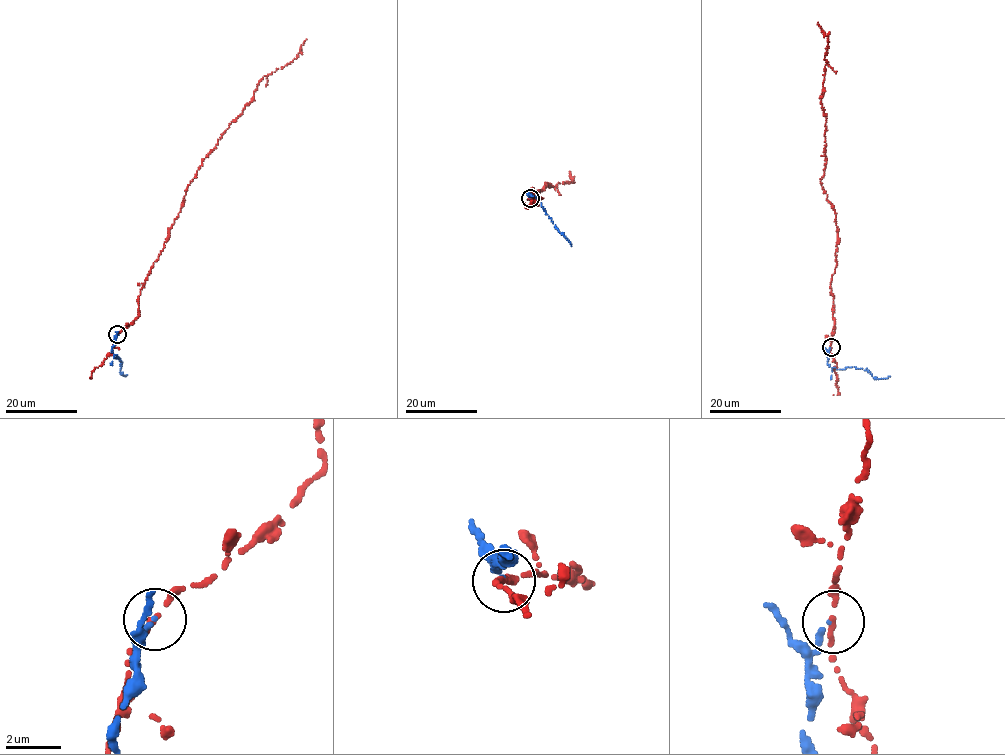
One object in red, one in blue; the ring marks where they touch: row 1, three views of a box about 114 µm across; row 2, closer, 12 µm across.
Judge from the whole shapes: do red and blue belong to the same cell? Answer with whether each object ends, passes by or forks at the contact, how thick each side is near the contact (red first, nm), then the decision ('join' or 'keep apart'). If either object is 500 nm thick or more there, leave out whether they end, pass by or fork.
red passes by; blue ends there; 180 nm thick on the red side, 220 nm on the other; keep apart

